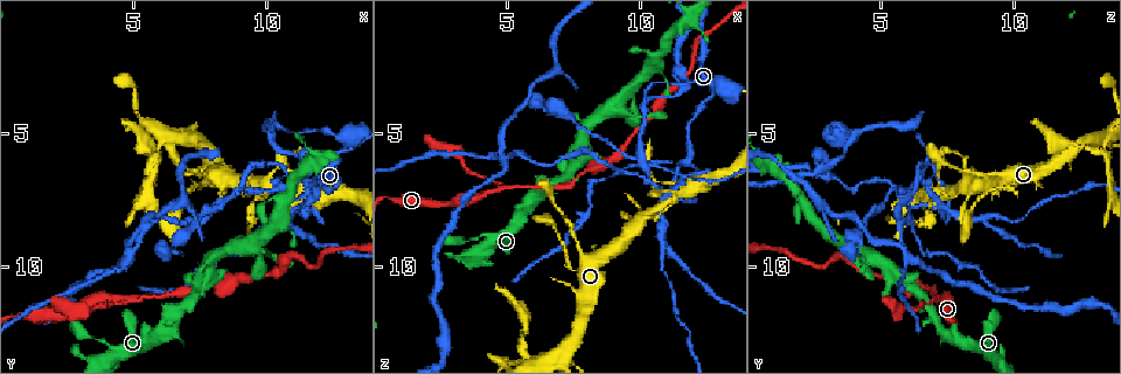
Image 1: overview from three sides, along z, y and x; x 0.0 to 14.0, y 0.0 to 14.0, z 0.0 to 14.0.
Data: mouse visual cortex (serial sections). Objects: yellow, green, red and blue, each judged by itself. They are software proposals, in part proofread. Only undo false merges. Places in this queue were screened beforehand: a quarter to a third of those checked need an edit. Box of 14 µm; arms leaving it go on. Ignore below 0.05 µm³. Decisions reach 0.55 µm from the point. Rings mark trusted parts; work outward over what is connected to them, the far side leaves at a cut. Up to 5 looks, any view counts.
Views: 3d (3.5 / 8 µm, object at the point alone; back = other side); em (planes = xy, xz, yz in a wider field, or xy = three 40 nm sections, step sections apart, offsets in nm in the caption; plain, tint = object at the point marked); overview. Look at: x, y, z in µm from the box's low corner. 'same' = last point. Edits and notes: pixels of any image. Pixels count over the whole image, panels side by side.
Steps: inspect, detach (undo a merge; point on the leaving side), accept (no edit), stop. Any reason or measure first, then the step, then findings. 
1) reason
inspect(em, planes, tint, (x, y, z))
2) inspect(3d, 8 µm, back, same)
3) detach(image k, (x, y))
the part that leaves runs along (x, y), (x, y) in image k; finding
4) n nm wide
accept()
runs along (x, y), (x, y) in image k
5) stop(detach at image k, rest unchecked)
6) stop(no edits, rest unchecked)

sharp bend
inspect(3d, 3.5 µm, (11.4, 5.8, 2.7))

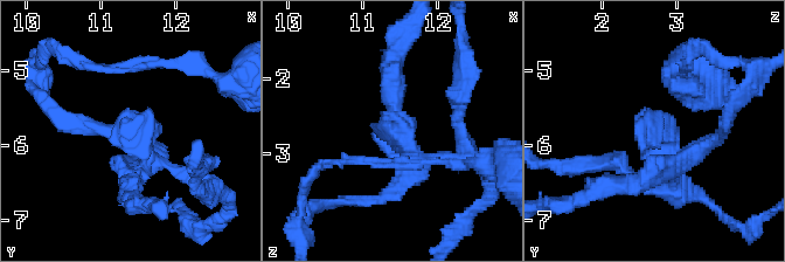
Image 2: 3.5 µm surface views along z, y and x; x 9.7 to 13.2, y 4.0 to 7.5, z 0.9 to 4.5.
now the EM
inspect(em, planes, tint, (11.55, 5.80, 2.70))

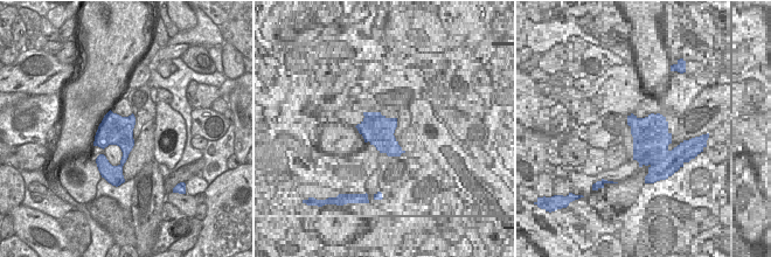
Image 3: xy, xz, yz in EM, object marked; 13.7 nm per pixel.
inspect(em, xy, step 1, tint, same)

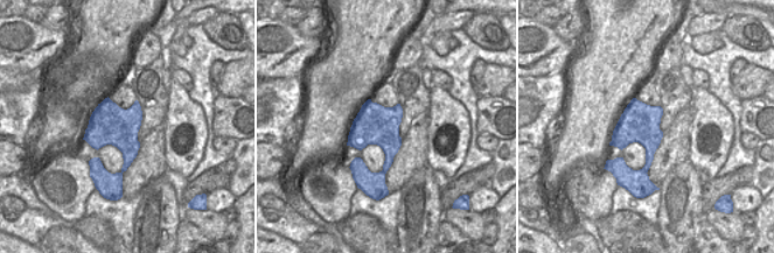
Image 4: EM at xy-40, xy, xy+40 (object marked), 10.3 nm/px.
detach(image 2, (394, 83))
the part that leaves runs along (424, 160), (384, 197), (334, 202) in image 2; a second cell is stuck on

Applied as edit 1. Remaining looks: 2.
thick turns thin
inspect(3d, 3.5 µm, (10.1, 9.4, 4.3))

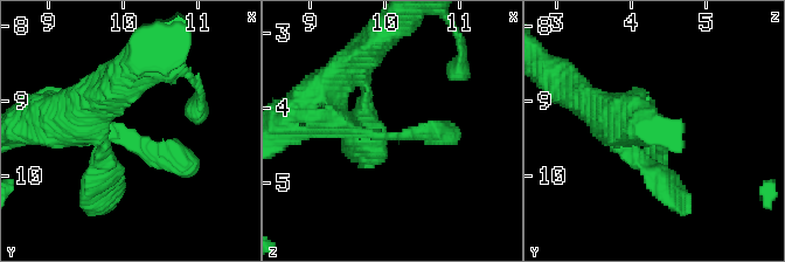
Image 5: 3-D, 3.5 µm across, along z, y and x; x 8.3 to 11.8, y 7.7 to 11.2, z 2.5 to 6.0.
inspect(em, planes, tint, (10.00, 9.50, 4.35))

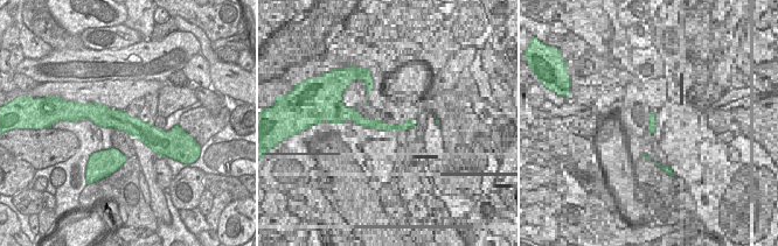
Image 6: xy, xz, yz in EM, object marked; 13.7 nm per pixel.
accept()
runs along (90, 117), (162, 133) in image 6; continuous, no second cell

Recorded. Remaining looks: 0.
stop(detach at image 2, rest unchecked)

